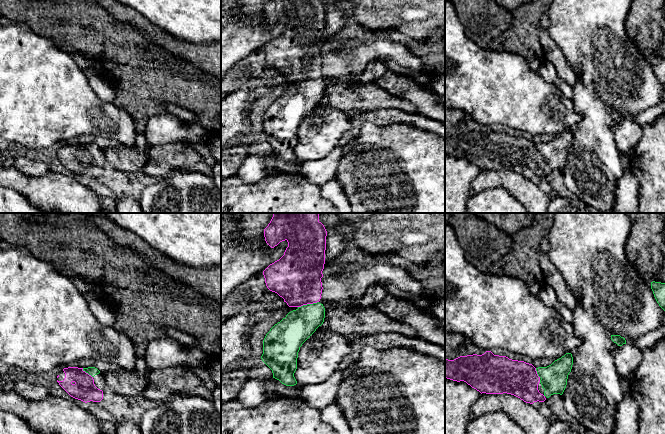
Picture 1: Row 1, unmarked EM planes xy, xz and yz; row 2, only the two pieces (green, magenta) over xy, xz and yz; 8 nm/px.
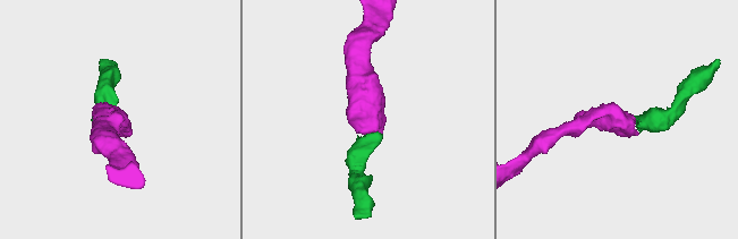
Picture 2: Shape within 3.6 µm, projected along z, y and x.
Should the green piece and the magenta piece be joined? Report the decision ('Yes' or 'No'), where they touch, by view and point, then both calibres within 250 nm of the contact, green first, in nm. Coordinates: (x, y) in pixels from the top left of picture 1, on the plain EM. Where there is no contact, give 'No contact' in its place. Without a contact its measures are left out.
Yes. Touches green at xz (308, 80). Thickness 260 nm (green) against 400 nm

